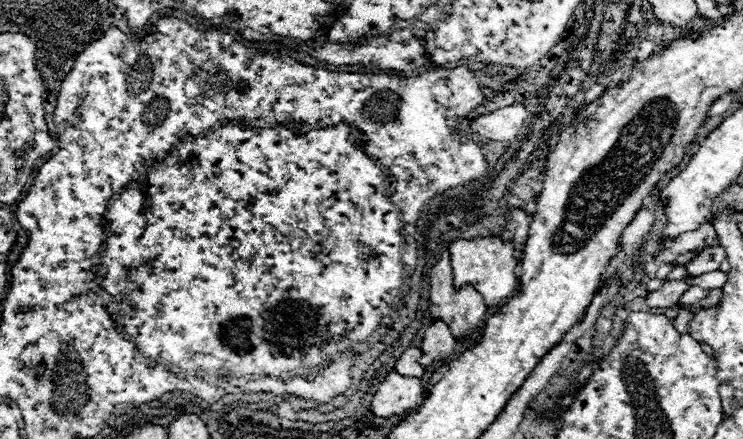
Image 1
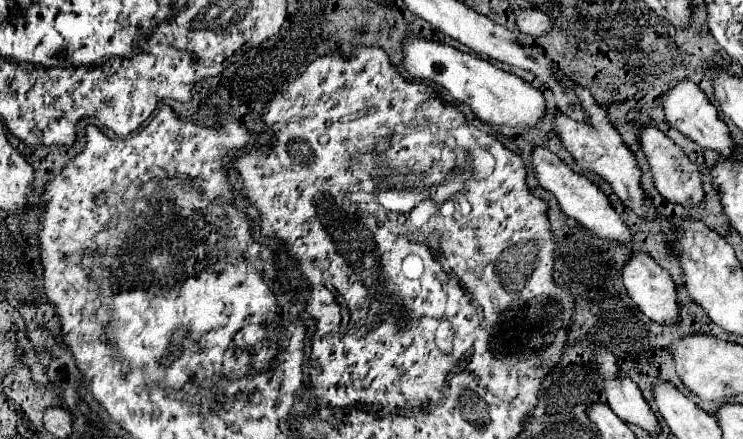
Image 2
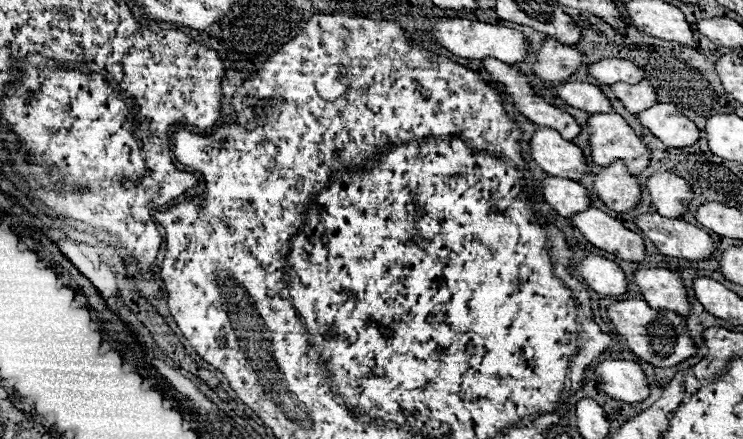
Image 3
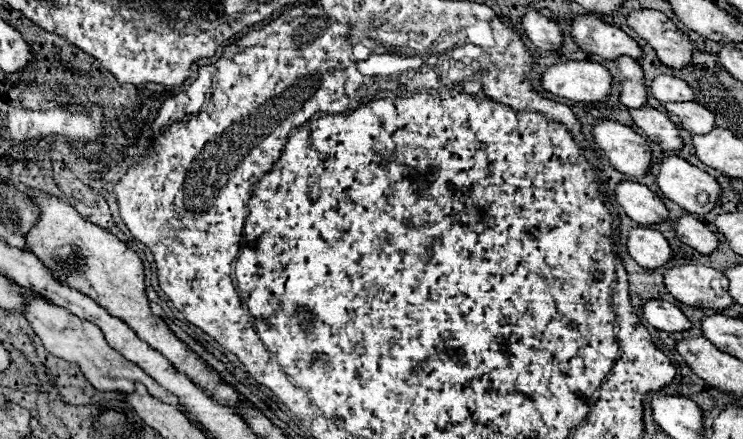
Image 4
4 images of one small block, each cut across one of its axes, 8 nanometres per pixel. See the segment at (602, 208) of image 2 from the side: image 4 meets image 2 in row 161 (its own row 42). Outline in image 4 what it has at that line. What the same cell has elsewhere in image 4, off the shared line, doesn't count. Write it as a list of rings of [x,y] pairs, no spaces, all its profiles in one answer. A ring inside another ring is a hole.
[[[526,10],[526,14],[522,16],[522,24],[534,46],[542,50],[558,50],[562,46],[562,30],[554,20],[538,14],[536,10]]]

